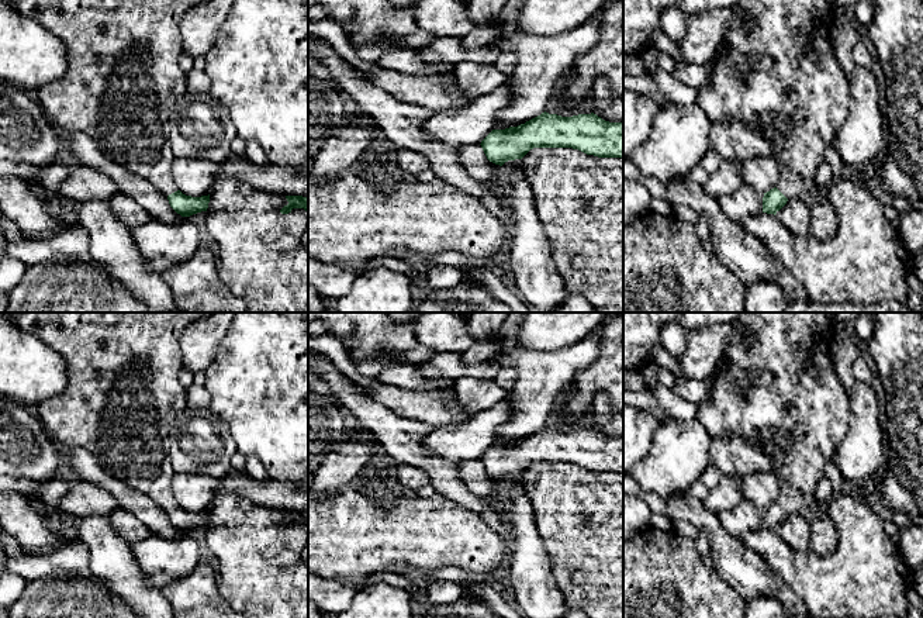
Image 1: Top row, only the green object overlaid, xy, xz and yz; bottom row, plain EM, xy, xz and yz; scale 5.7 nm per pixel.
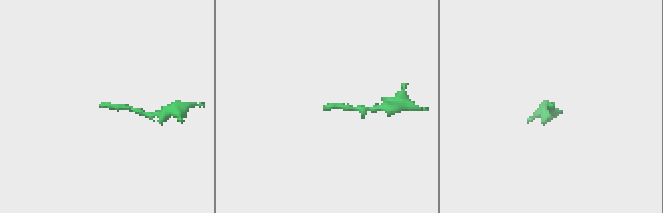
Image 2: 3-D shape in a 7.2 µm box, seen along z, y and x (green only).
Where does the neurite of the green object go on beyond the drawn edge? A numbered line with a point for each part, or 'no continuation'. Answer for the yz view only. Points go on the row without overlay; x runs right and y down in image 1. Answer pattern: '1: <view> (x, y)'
1: yz (775, 389)

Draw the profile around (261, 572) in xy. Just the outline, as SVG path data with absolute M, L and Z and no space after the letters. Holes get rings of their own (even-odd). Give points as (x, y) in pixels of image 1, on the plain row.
M234 494L214 497L211 503L203 548L215 566L219 595L245 618L308 618L308 560L303 559L308 531L304 524L281 529L287 519L286 511L260 507Z

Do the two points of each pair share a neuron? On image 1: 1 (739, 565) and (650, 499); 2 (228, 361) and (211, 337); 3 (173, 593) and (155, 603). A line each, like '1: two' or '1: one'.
1: one
2: two
3: two

